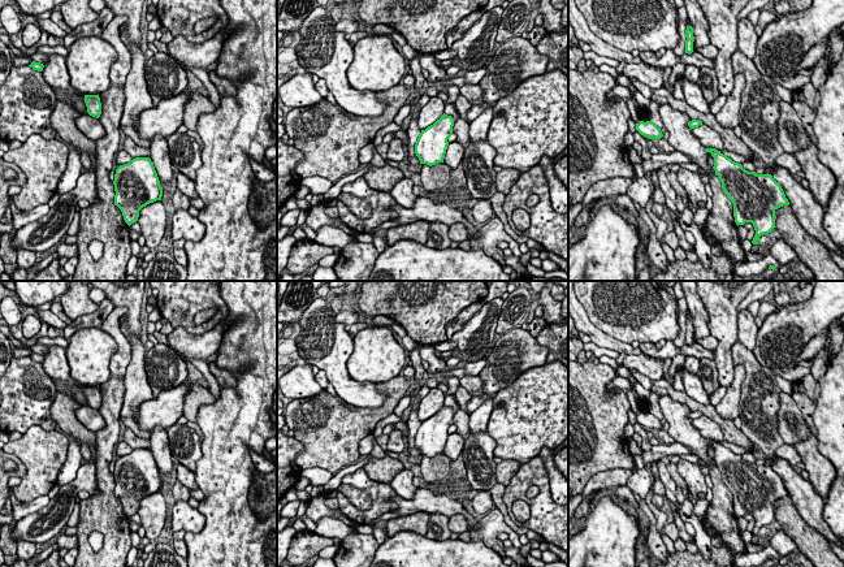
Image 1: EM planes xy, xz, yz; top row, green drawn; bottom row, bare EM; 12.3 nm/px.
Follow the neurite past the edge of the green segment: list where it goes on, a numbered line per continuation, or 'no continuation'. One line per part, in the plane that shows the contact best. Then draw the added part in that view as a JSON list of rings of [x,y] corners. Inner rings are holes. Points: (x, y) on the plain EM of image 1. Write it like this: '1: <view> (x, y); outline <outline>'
no continuation

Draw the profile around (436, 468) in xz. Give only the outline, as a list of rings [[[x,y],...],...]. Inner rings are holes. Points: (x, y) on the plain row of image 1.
[[[445,454],[436,456],[423,455],[420,464],[421,475],[425,482],[442,481],[450,472],[451,459]]]

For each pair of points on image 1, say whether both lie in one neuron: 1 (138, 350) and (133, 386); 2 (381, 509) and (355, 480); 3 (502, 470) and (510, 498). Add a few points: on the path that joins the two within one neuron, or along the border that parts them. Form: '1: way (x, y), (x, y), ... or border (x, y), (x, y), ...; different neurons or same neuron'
1: way (137, 359), (135, 377); same neuron
2: way (380, 500), (364, 483); same neuron
3: border (522, 464), (506, 487); different neurons

